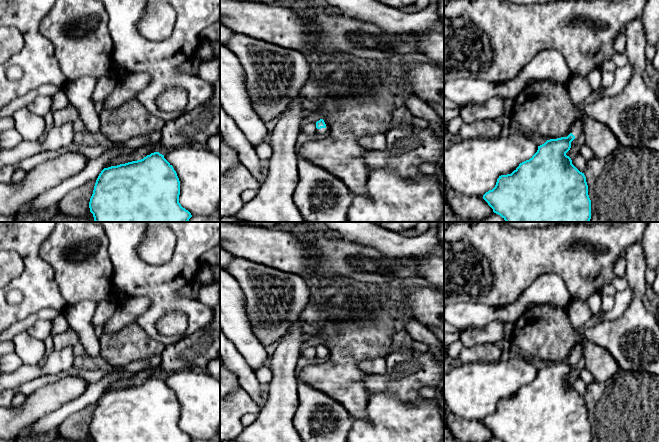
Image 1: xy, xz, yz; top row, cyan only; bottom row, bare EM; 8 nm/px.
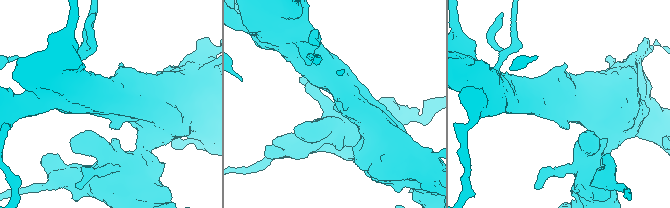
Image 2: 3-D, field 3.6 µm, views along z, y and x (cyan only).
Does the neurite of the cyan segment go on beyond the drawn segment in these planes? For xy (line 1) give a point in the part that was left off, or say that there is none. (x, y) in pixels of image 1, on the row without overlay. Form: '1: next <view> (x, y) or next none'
1: next none

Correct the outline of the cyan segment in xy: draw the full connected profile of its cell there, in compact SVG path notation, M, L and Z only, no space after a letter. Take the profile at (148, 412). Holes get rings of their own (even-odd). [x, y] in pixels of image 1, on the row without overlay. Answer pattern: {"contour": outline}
{"contour": "M159 376L141 384L104 392L99 398L89 432L94 442L191 442L179 427L180 405L173 390Z"}

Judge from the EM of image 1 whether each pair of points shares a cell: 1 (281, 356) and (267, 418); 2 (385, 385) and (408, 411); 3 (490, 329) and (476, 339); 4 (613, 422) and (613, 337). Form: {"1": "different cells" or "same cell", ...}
{"1": "same cell", "2": "different cells", "3": "same cell", "4": "different cells"}

